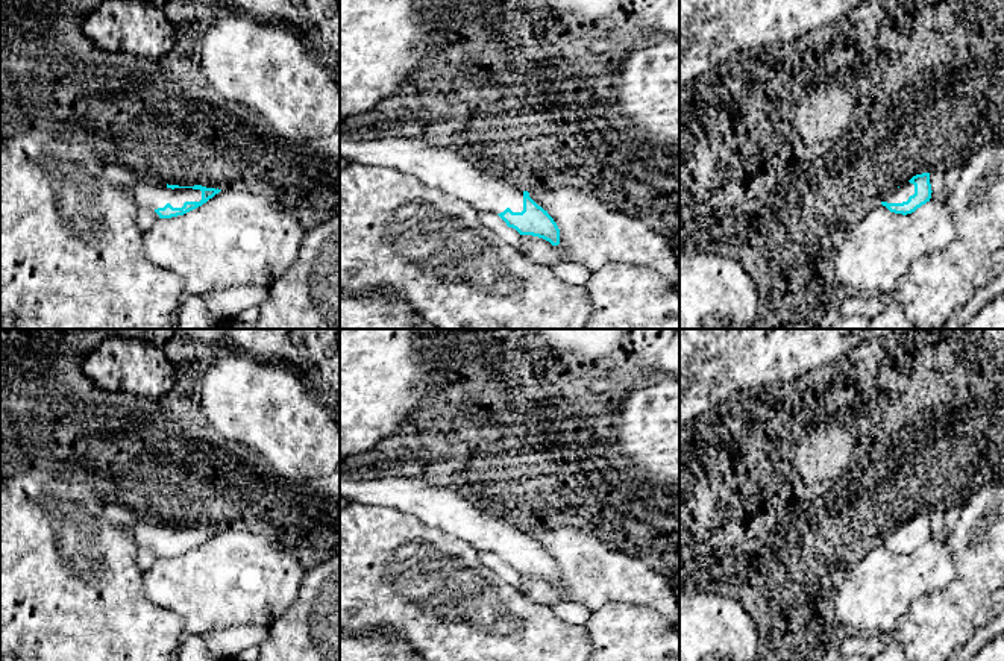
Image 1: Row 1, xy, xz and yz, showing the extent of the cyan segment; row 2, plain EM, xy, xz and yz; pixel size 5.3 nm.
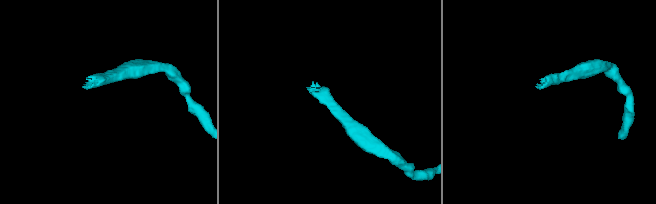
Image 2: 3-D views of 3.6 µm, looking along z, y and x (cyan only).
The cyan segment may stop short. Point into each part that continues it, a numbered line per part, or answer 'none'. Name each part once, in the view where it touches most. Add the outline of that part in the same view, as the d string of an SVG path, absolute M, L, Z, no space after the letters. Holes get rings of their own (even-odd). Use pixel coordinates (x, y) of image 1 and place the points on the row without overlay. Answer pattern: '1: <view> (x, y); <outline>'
1: xy (146, 534); M141 520L124 528L132 537L136 549L158 549L170 543L173 547L182 547L185 541L200 541L202 531L193 528L168 528L164 522Z

